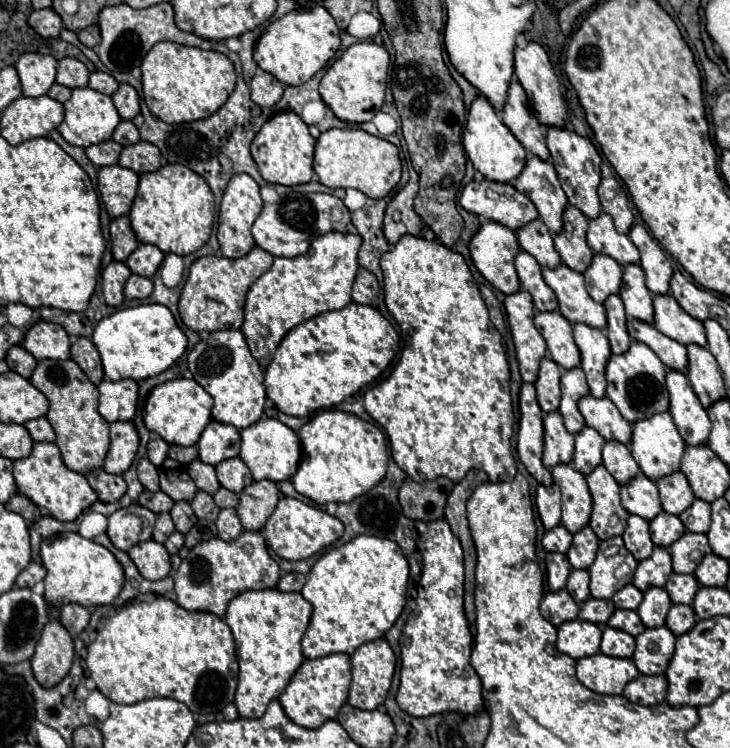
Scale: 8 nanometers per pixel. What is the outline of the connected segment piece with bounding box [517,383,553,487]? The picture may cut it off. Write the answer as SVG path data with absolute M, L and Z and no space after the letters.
M525 383L521 387L519 395L519 407L521 407L521 423L517 433L517 453L521 463L527 467L527 471L537 479L541 485L553 485L553 477L549 469L543 467L541 455L543 455L543 411L537 403L535 387Z

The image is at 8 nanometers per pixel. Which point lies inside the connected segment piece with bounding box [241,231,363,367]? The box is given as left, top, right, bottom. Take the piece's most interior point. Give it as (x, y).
(293, 290)

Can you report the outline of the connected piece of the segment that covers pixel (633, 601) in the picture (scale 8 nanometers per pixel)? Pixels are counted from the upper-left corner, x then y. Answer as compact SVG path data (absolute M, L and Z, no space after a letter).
M625 585L623 589L619 589L613 595L613 603L615 603L617 609L631 609L631 611L635 611L639 607L641 599L643 599L643 593L635 585Z

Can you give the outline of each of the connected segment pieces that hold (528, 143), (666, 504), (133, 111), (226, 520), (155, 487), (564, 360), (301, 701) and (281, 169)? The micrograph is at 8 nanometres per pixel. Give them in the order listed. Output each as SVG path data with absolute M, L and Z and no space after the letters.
M513 79L509 85L509 95L507 95L507 103L501 111L501 119L531 155L535 155L543 161L549 159L549 151L545 145L547 127L535 119L533 111L529 109L527 95L525 95L523 87L517 83L517 79Z
M681 471L659 479L657 487L659 487L663 511L667 511L671 515L683 513L695 499L695 495L691 491L691 485L689 485L687 477Z
M121 83L119 89L113 93L113 103L123 119L133 119L139 113L139 95L127 83Z
M233 507L221 509L221 513L219 513L219 517L217 517L215 523L217 523L217 529L219 529L219 537L221 537L223 541L233 541L233 539L237 539L237 537L241 535L241 531L243 531L241 521L239 521L239 517L237 517L237 511L235 511Z
M141 459L137 465L137 477L143 483L145 489L149 491L159 491L159 477L157 477L157 467L149 459Z
M559 311L537 313L535 327L541 331L547 341L549 357L563 369L579 367L579 347L575 347L573 327Z
M333 653L319 659L305 659L291 677L279 701L289 719L307 729L317 729L325 721L335 719L343 703L347 703L347 691L351 685L351 661L345 653Z
M281 111L267 119L251 143L251 155L263 179L279 185L299 185L309 183L313 179L314 149L315 139L311 137L309 127L293 111Z

